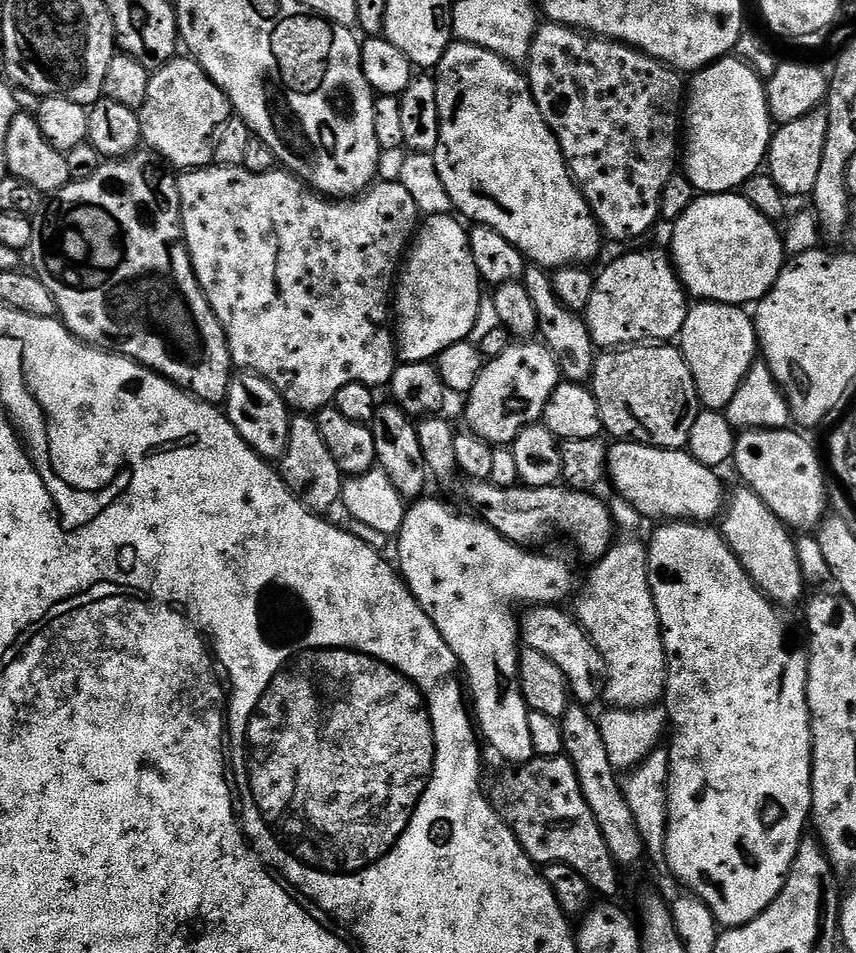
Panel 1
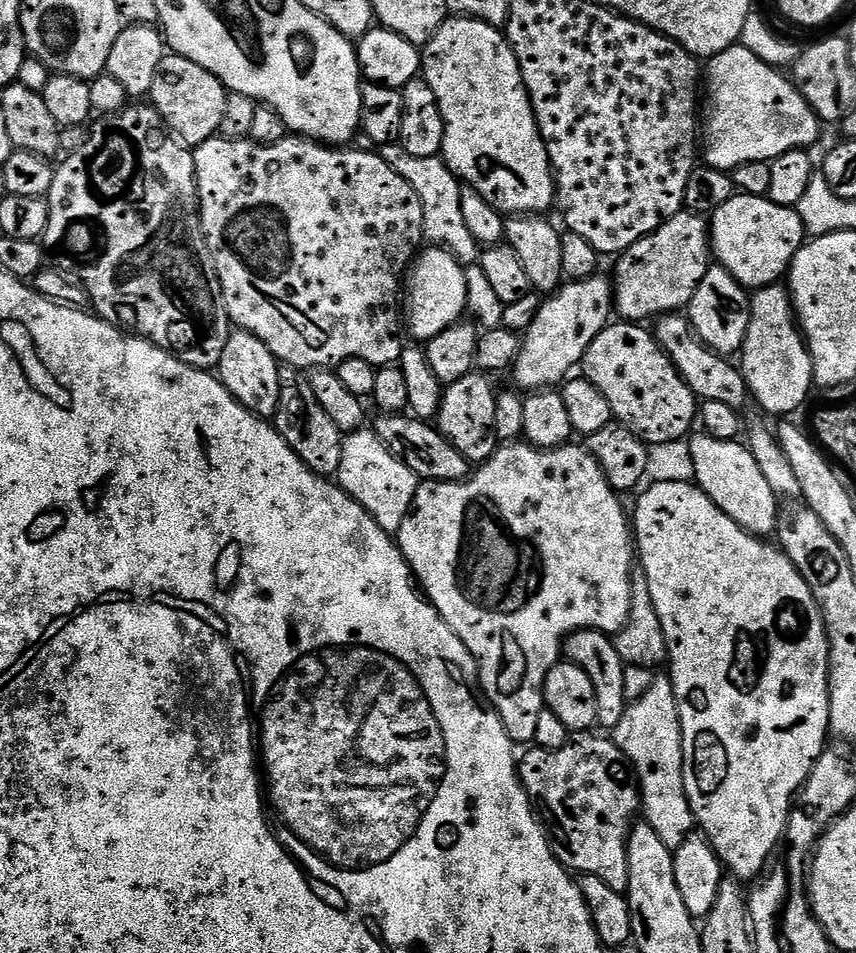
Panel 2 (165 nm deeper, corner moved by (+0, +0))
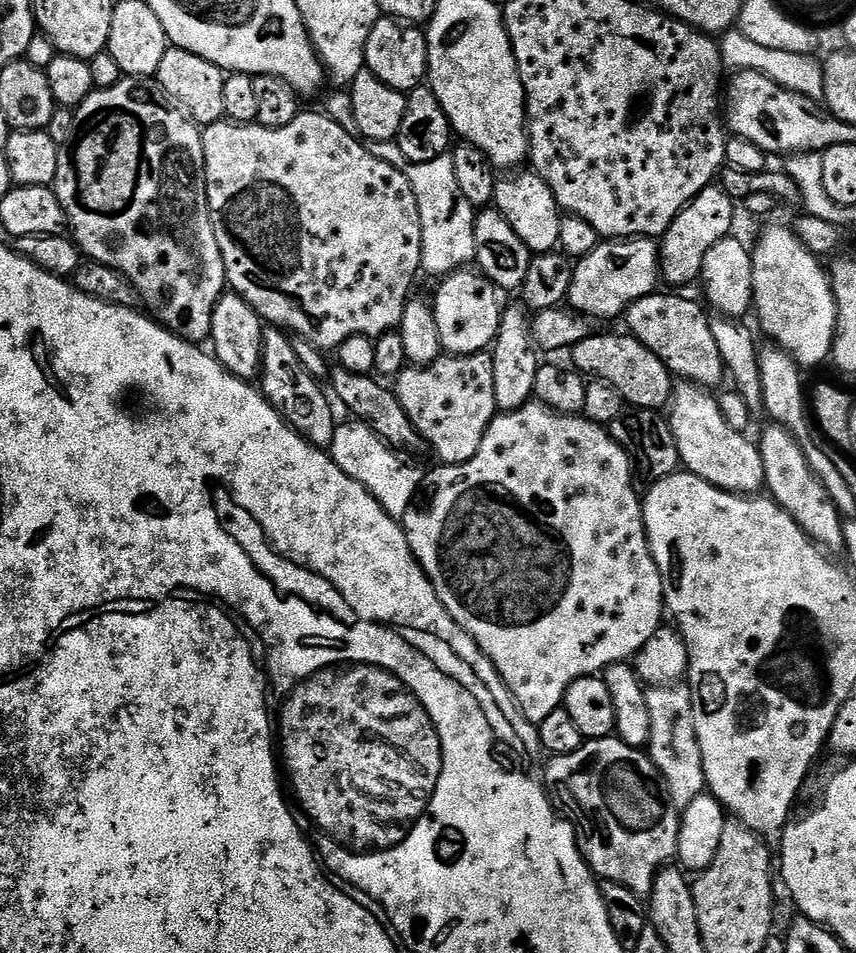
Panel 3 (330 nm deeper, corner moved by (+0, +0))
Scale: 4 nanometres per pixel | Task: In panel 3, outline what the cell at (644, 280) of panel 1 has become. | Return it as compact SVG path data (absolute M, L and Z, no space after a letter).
M719 186L704 188L674 218L659 241L660 270L663 283L688 284L699 281L700 271L710 246L733 231L732 219L736 216L737 205L732 196Z

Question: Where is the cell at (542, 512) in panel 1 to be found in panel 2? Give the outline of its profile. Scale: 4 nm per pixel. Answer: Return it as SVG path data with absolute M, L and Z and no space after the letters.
M380 414L377 417L375 434L421 481L450 482L468 479L470 461L445 438L439 427L427 420L418 420L411 414Z

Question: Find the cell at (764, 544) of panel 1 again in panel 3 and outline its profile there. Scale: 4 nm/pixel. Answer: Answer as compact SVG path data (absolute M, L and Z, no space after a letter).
M680 382L672 389L670 401L670 423L672 433L678 446L680 463L687 471L694 473L698 478L710 482L719 488L725 488L727 492L739 492L741 494L756 494L764 488L764 463L760 457L759 447L747 439L745 433L734 430L722 418L722 410L718 410L716 396L707 387L699 384Z

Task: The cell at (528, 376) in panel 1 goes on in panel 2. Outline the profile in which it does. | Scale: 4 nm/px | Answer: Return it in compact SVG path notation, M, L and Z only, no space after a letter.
M597 274L565 283L541 303L534 322L522 334L520 352L510 369L517 389L528 394L555 389L571 373L568 371L583 361L590 342L594 342L613 319L612 286L609 277L607 280L604 274Z

